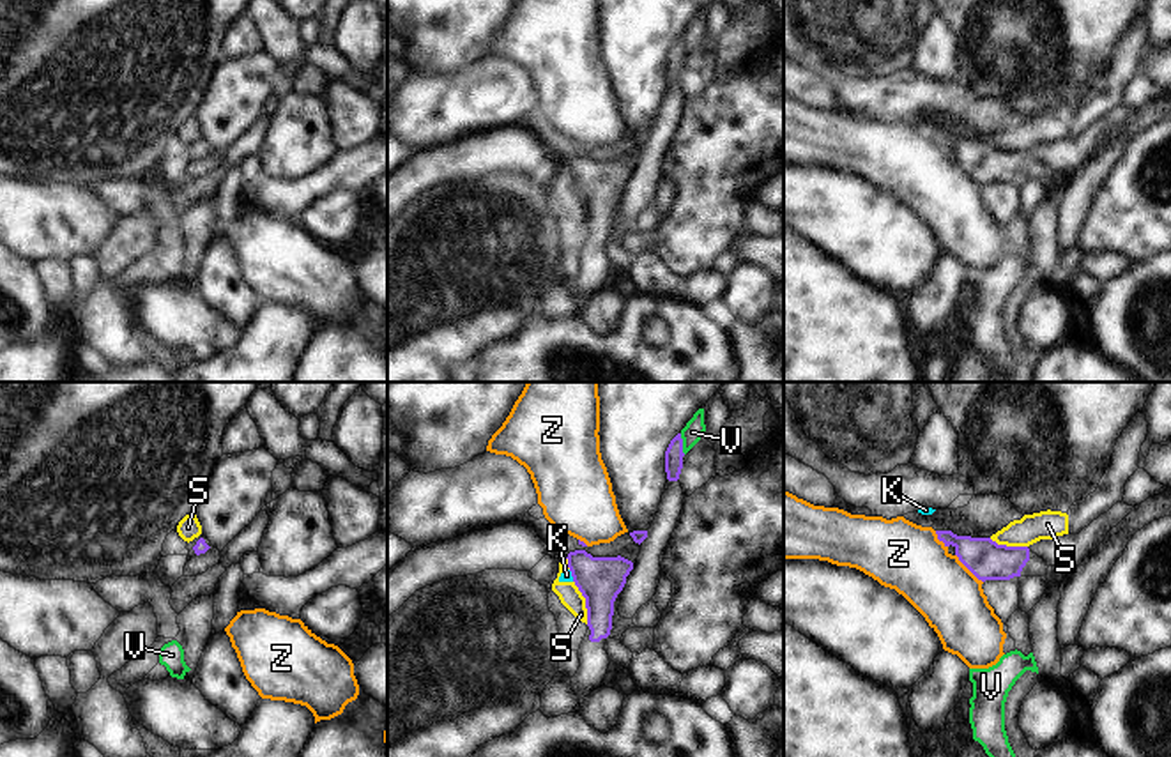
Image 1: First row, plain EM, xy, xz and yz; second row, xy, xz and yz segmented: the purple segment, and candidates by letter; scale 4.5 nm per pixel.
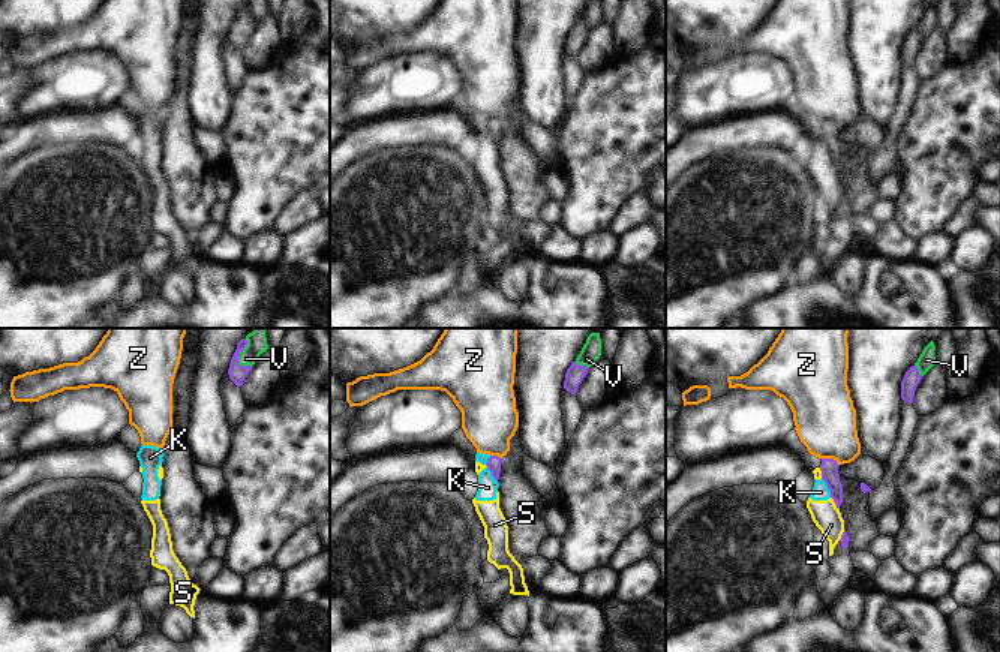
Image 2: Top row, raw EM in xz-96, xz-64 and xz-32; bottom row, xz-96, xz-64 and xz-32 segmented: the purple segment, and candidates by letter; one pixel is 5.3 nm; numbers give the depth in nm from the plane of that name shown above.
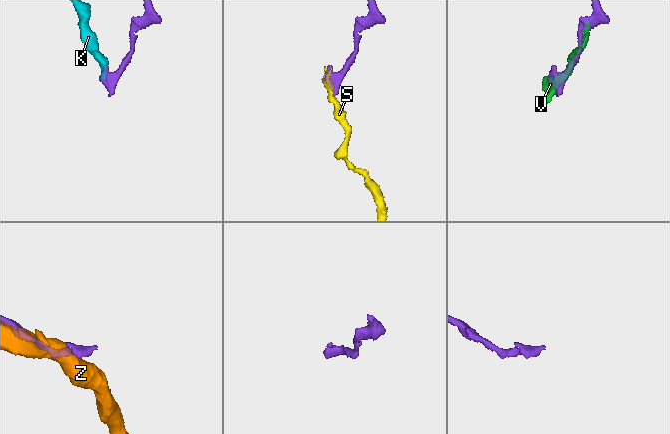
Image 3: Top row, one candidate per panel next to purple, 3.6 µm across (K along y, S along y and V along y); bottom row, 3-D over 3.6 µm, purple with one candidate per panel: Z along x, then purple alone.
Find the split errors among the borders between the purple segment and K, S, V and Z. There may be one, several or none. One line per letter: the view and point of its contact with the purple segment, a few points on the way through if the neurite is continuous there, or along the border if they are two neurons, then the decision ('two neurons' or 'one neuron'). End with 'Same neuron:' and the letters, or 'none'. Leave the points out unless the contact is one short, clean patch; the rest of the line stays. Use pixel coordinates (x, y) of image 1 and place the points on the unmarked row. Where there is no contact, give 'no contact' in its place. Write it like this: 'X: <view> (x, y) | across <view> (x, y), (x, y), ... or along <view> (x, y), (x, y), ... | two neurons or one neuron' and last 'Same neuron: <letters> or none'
K: xz (572, 179) | along xz (568, 174), (574, 184) | two neurons
S: xz (586, 206) | along xz (574, 184), (584, 202), (588, 227) | two neurons
V: xz (681, 48) | two neurons
Z: yz (968, 172) | two neurons
Same neuron: none

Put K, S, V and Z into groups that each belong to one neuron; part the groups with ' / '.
K S / V / Z

